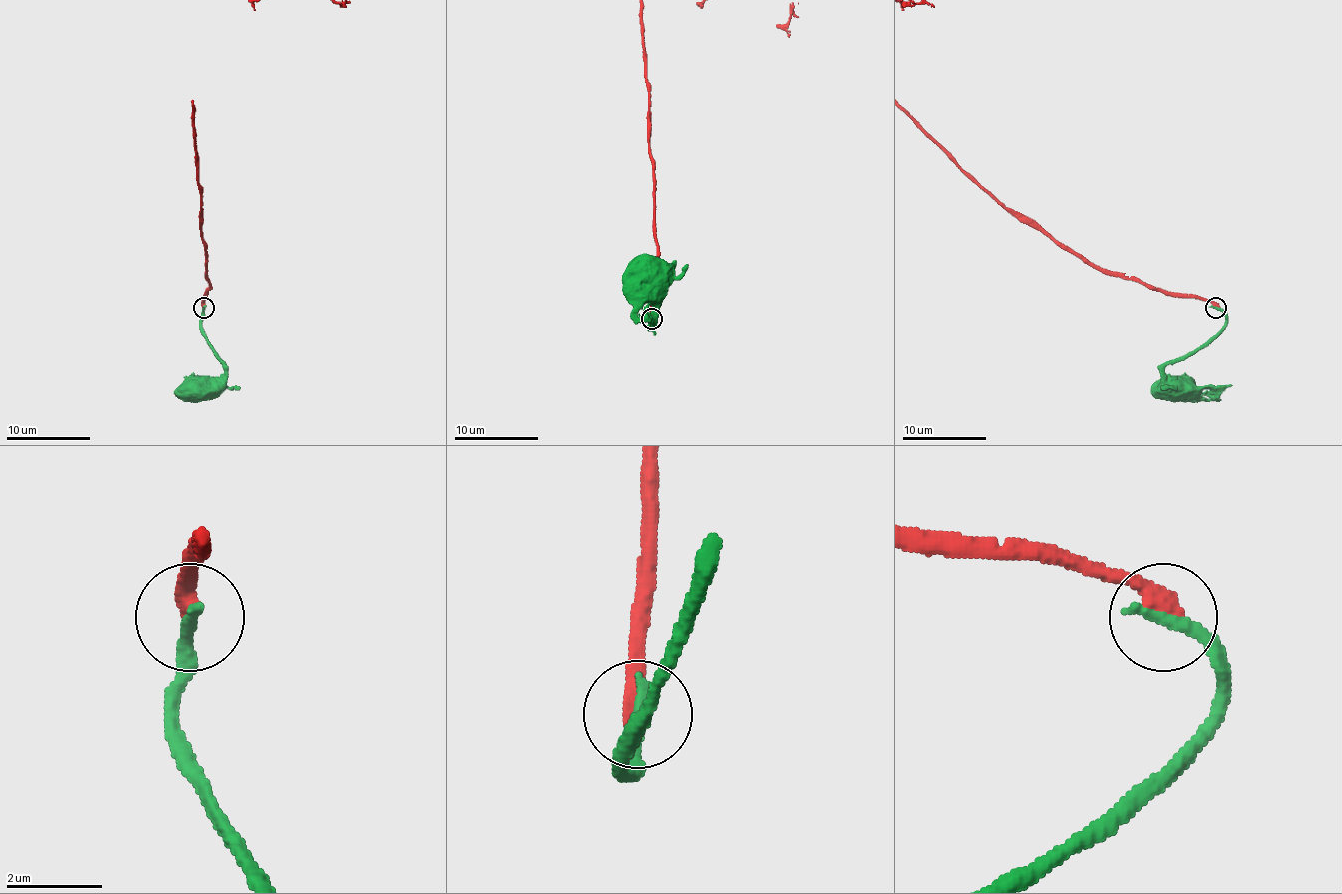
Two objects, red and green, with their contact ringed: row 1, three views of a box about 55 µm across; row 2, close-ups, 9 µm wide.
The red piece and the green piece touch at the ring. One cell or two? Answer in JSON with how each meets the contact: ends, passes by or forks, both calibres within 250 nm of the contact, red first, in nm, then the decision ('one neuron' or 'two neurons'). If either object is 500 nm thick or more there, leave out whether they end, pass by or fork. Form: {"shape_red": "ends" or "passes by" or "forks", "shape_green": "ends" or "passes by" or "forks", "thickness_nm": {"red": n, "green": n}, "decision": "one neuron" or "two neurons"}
{"shape_red": "ends", "shape_green": "ends", "thickness_nm": {"red": 440, "green": 320}, "decision": "two neurons"}

